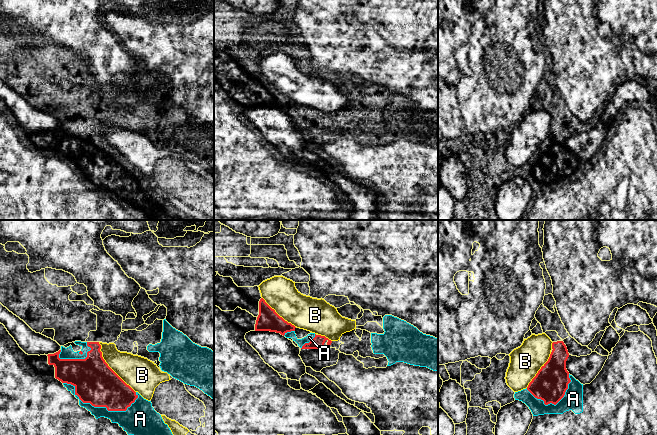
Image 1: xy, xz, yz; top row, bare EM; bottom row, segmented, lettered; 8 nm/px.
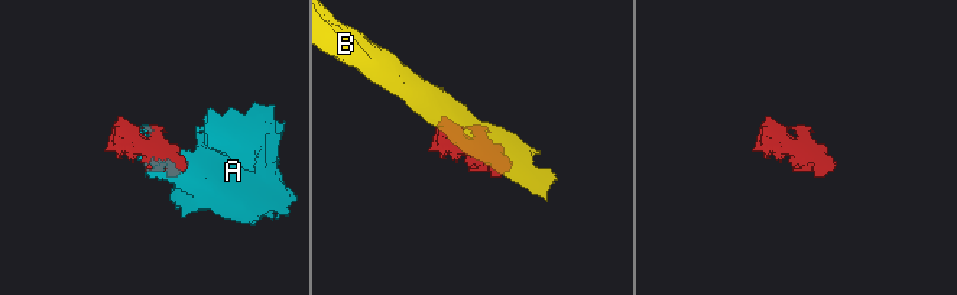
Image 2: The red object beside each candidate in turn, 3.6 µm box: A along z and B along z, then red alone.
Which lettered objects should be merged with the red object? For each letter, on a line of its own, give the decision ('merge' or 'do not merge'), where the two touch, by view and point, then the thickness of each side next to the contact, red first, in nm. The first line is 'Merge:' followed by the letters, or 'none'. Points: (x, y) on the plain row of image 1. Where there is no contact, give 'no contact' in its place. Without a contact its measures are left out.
Merge: A
A: merge; meets red in xy at (98, 182); 340 nm thick on the red side, 140 nm on the other
B: do not merge; meets red in xy at (109, 143); 340 nm thick on the red side, 260 nm on the other

